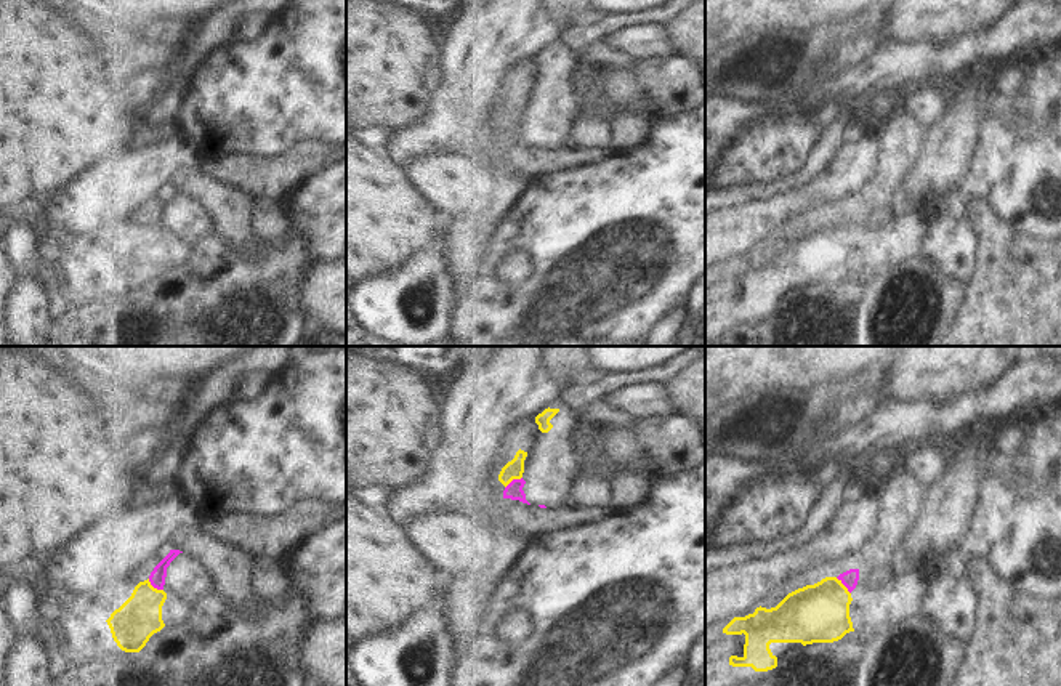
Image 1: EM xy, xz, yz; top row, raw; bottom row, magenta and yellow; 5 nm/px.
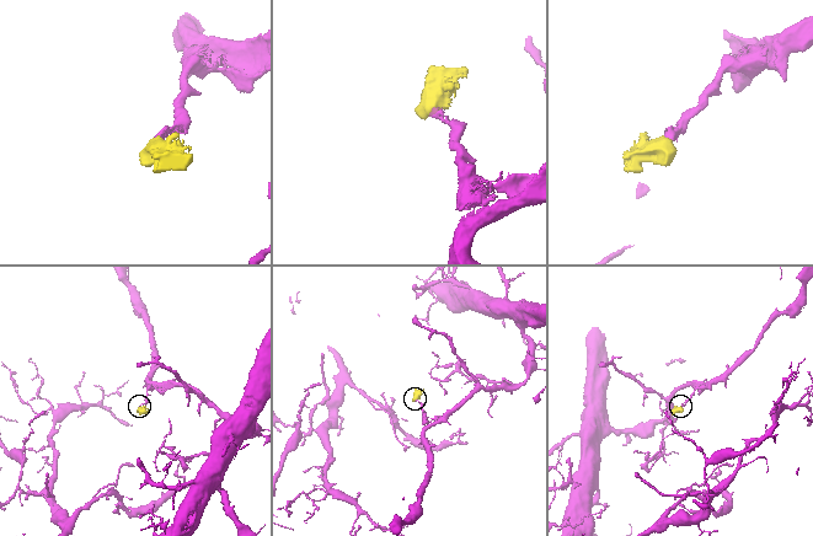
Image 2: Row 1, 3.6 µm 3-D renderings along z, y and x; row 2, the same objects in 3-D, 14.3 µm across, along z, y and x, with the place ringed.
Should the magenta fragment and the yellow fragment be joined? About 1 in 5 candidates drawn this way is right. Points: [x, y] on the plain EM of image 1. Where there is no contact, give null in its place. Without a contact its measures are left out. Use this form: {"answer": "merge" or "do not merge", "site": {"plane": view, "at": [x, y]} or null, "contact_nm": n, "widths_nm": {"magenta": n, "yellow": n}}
{"answer": "do not merge", "site": {"plane": "xy", "at": [154, 228]}, "contact_nm": 100, "widths_nm": {"magenta": 80, "yellow": 220}}

